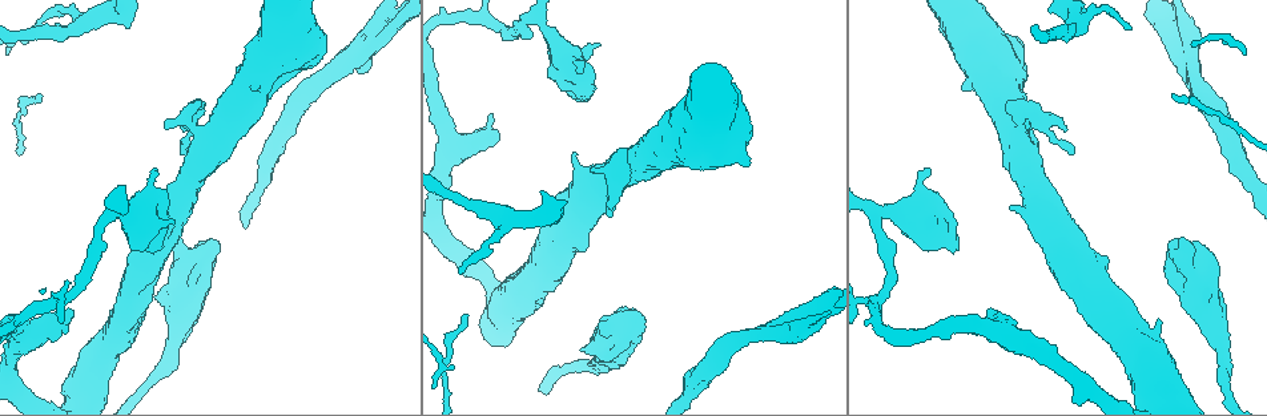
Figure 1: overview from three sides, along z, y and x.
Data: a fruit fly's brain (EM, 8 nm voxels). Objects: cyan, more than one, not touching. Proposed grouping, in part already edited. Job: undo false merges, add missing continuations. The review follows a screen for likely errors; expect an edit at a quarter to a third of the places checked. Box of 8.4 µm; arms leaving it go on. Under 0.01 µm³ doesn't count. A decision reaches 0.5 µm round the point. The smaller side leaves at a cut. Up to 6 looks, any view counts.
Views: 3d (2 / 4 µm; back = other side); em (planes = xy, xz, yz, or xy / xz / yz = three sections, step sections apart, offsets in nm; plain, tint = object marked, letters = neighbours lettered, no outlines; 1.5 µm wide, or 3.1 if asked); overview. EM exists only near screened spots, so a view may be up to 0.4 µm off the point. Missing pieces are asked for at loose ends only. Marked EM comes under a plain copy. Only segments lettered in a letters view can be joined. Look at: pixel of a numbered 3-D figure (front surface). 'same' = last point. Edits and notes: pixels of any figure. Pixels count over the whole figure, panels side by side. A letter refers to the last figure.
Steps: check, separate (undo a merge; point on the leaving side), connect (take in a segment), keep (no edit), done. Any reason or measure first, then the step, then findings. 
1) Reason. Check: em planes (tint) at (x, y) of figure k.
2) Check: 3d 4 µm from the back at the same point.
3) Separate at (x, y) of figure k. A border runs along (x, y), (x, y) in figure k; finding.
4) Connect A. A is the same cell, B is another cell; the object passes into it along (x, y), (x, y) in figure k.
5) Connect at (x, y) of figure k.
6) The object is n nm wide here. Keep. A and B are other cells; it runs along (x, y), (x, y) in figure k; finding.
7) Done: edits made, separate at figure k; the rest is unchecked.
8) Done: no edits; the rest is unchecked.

Branch stops here. Check: 3d 2 µm at (492, 114) of figure 1.

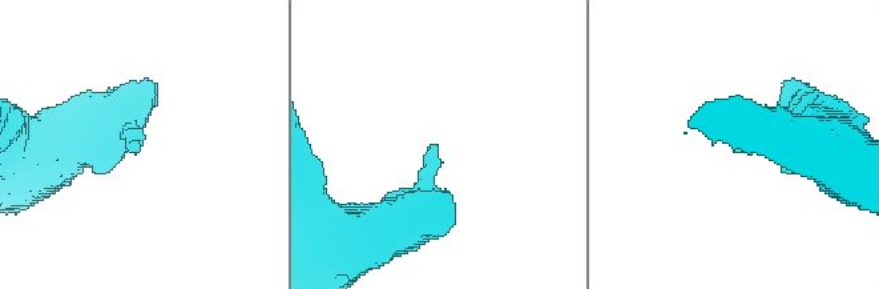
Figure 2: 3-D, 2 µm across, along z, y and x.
Check: em xy step 8 (tint) at (133, 144) of figure 2.

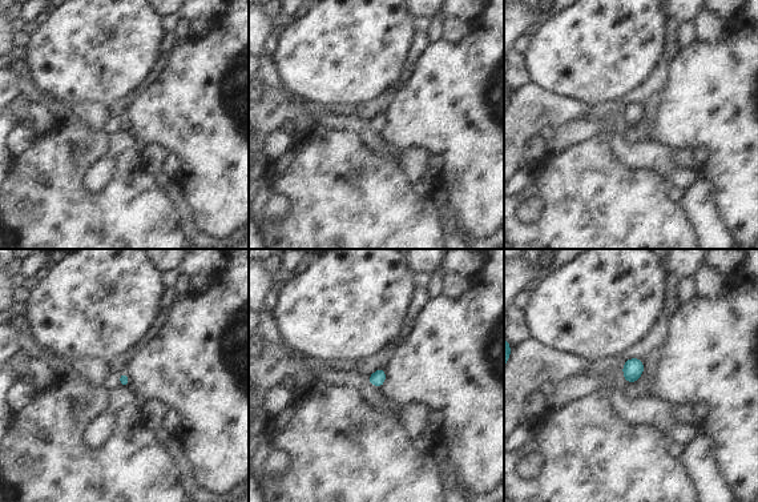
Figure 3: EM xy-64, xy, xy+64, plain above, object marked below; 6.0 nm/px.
Check: em planes (letters) at the same point.

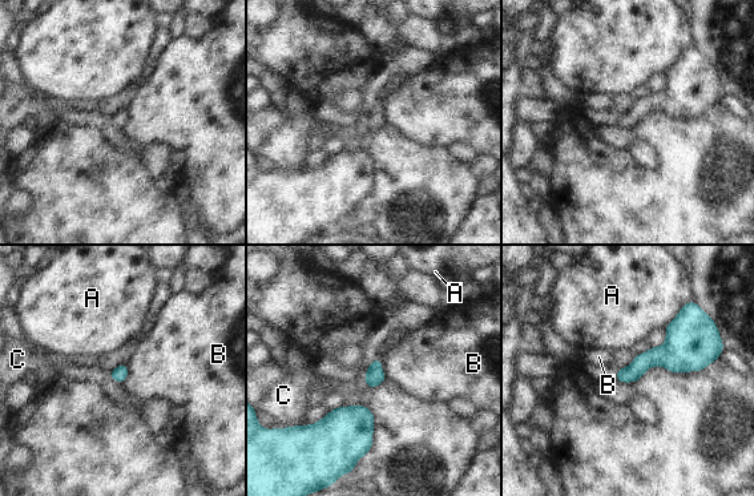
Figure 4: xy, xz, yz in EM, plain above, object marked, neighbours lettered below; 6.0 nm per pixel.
The longest contact is with A, 220 nm. Keep. A, B and C are other cells; no lettered segment goes on from it.

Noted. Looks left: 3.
Narrows sharply. Check: 3d 4 µm at (57, 301) of figure 1.

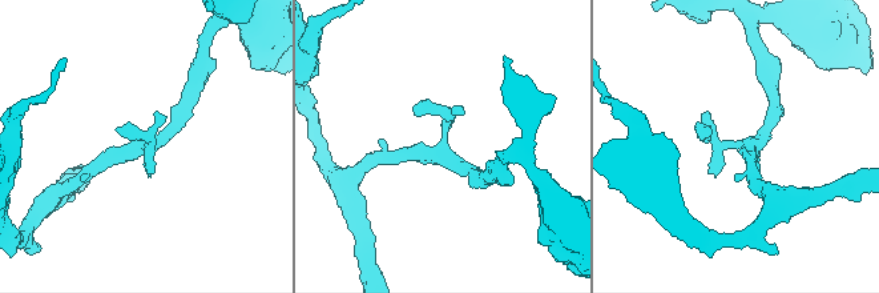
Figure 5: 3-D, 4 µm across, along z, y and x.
Check: em xy step 4 (tint) at (443, 154) of figure 5.

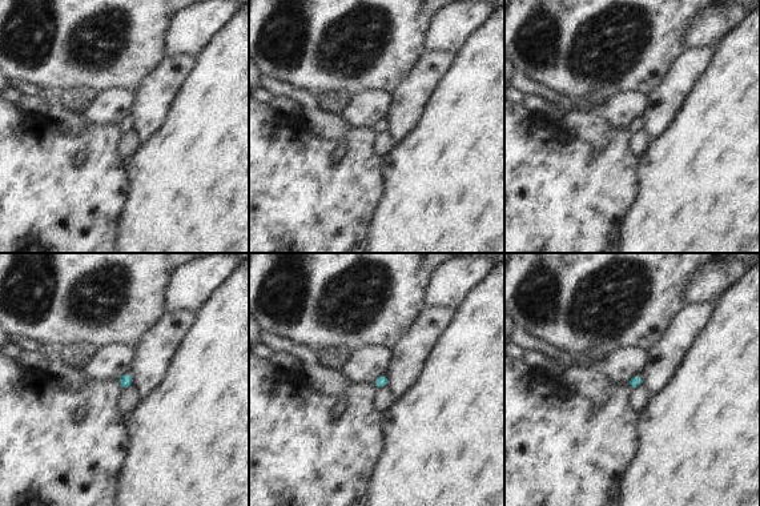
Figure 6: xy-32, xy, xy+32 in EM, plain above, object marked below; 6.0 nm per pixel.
Cut it another way. Check: em planes (letters) at the same point.

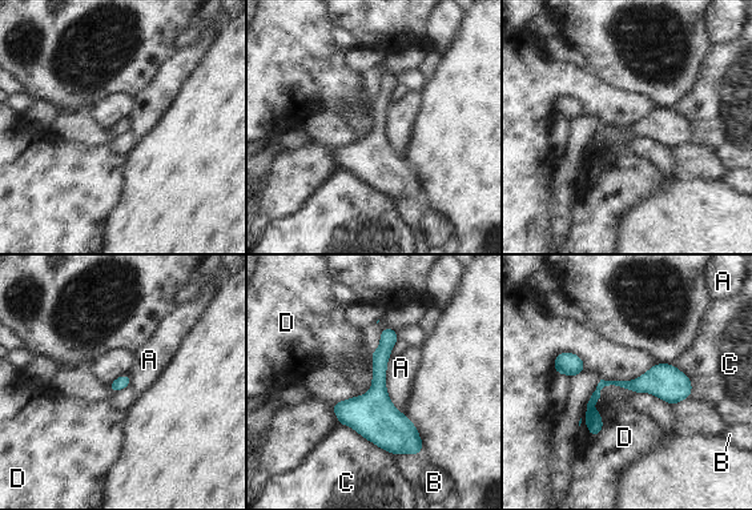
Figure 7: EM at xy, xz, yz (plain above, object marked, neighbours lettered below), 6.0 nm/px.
Keep. A, B, C and D are other cells; continuous, no second neuron.

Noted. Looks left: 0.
Done: no edits; the rest is unchecked.

